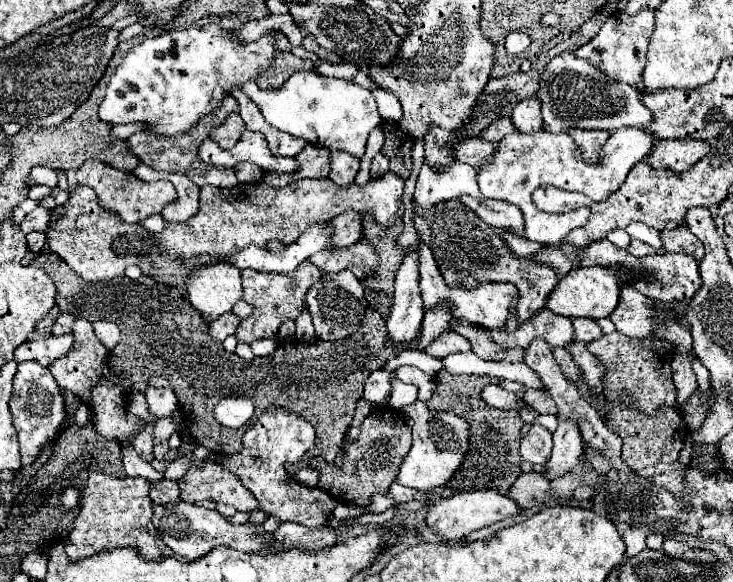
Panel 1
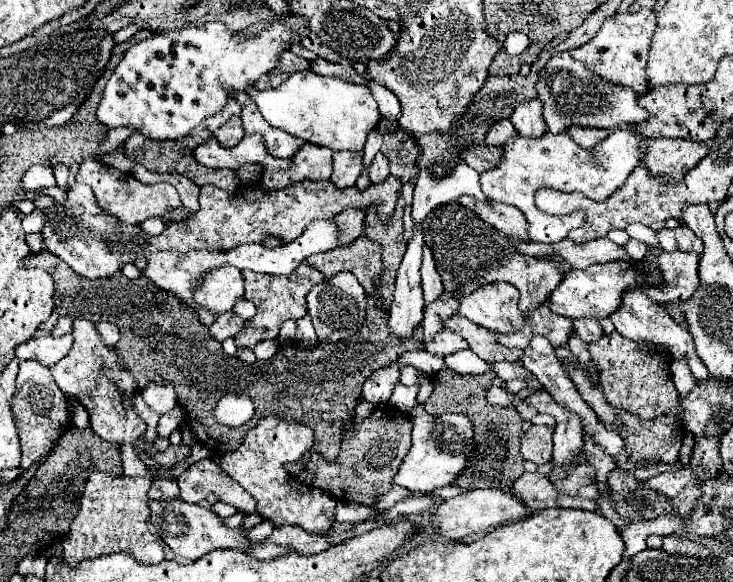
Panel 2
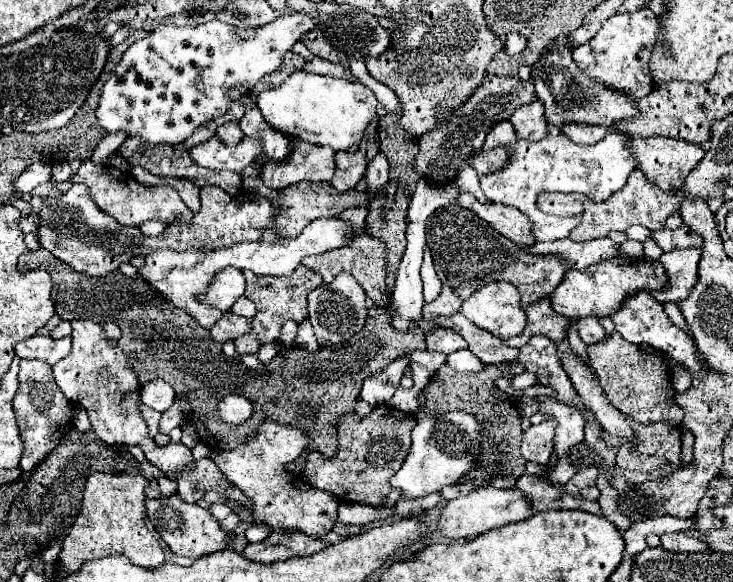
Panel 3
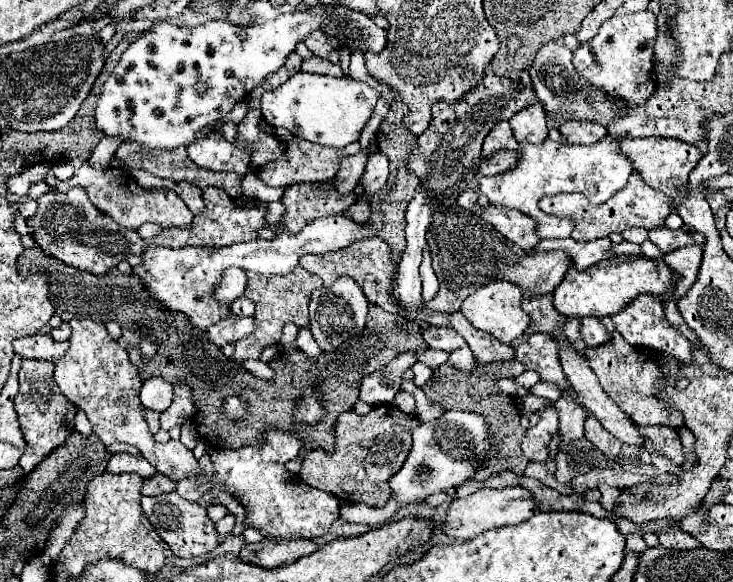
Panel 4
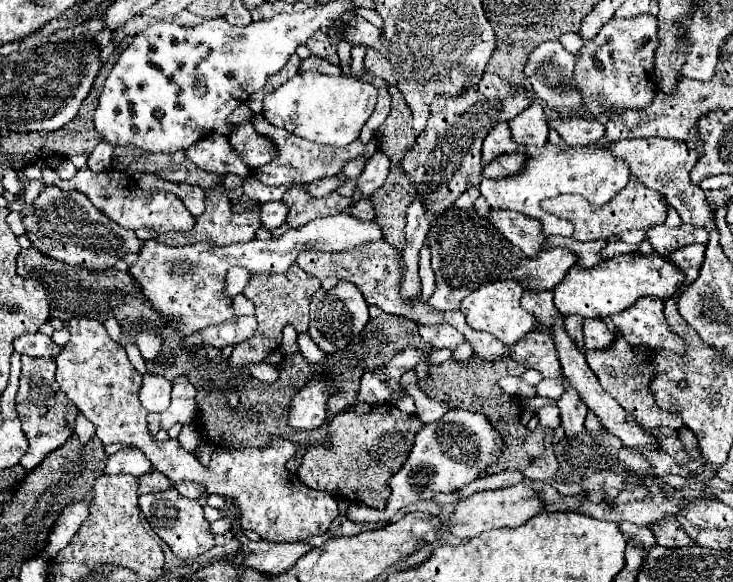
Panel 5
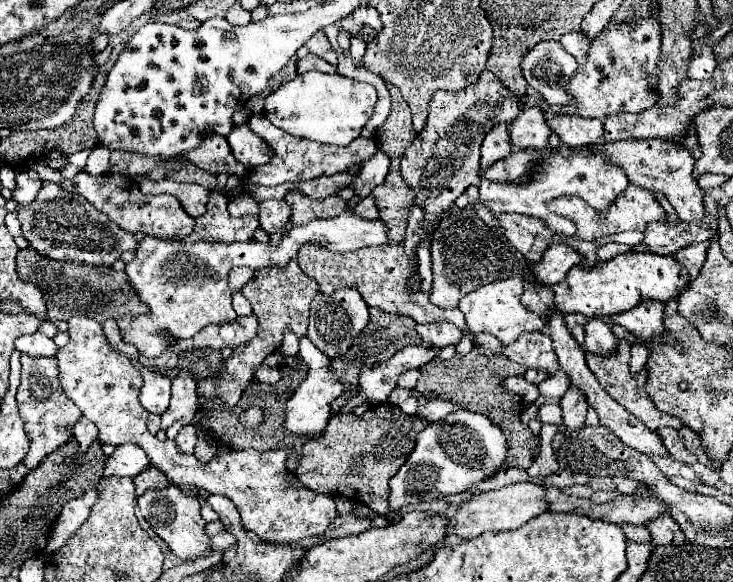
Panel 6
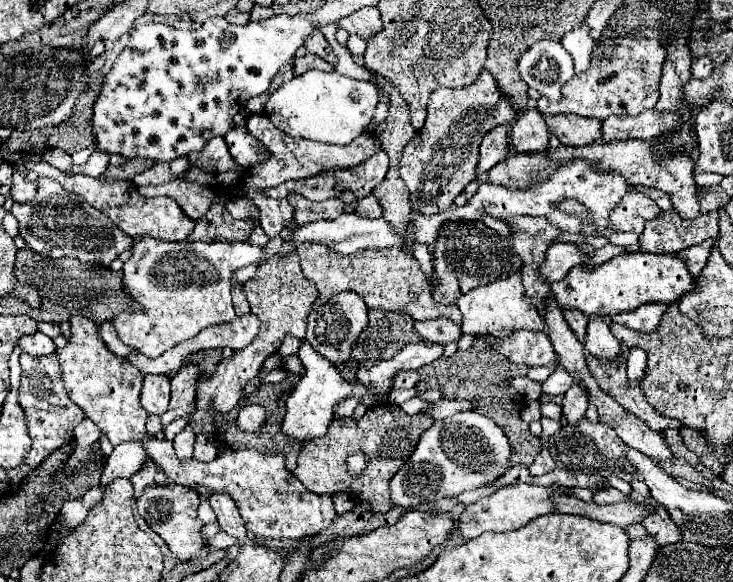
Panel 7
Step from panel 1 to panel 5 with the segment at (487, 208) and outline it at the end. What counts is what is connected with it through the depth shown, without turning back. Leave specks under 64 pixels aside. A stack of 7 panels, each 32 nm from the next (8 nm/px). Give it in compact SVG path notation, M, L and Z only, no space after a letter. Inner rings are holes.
M470 187L460 196L460 200L456 200L456 206L464 208L464 210L474 210L474 202L479 195L479 190L476 187ZM490 210L488 220L526 256L536 256L540 252L544 234L534 218L512 210Z

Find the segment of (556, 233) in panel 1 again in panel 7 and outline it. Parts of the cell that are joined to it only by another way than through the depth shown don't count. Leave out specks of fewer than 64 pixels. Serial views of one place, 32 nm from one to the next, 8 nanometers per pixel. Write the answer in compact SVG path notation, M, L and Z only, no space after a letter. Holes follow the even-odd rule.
M588 160L558 162L556 170L548 176L548 180L532 184L532 188L526 188L526 190L504 188L504 186L492 184L488 180L480 182L480 188L478 188L476 196L466 206L462 206L462 208L454 206L454 208L450 208L450 210L446 210L442 214L432 216L432 218L430 216L414 218L414 238L416 238L416 242L422 242L422 244L434 244L436 236L438 236L438 230L440 230L440 226L444 222L448 222L448 220L480 220L484 212L490 214L490 216L494 216L494 218L498 218L498 220L510 218L510 216L518 216L518 214L522 214L522 216L542 216L542 218L550 220L550 224L556 226L560 232L578 234L580 232L580 220L578 218L562 214L562 212L550 208L552 202L558 202L562 198L576 198L576 200L580 200L584 206L588 206L592 210L594 224L598 226L600 232L604 232L604 236L612 244L632 246L632 244L638 244L640 234L636 234L636 232L616 232L616 234L610 234L606 230L606 226L608 226L608 214L618 204L618 196L624 196L626 190L628 190L628 182L618 172L600 172L600 166L598 164L590 164Z

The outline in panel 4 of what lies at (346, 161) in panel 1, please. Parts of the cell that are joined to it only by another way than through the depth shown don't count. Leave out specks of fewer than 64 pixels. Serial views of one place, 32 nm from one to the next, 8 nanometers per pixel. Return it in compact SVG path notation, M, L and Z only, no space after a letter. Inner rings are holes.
M364 148L356 156L344 156L344 158L340 158L340 168L338 168L336 176L334 176L334 188L340 194L348 194L348 192L352 192L356 188L360 176L364 174L366 160L368 160L368 154L366 154Z

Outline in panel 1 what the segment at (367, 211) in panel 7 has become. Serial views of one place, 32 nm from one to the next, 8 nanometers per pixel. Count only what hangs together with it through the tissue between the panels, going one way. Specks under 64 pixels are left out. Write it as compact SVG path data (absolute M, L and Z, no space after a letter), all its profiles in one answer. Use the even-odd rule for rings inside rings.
M344 212L330 220L332 224L332 248L326 248L328 252L338 252L344 248L350 248L350 244L356 244L356 240L362 238L362 216L358 212Z

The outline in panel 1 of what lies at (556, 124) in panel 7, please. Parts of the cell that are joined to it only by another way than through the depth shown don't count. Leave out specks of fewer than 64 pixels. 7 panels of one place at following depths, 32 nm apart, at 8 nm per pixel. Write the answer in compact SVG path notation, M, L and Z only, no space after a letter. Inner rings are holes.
M572 128L568 132L578 144L588 164L596 164L596 160L600 158L600 148L604 146L604 140L608 140L610 134L606 130L580 130L580 128Z

